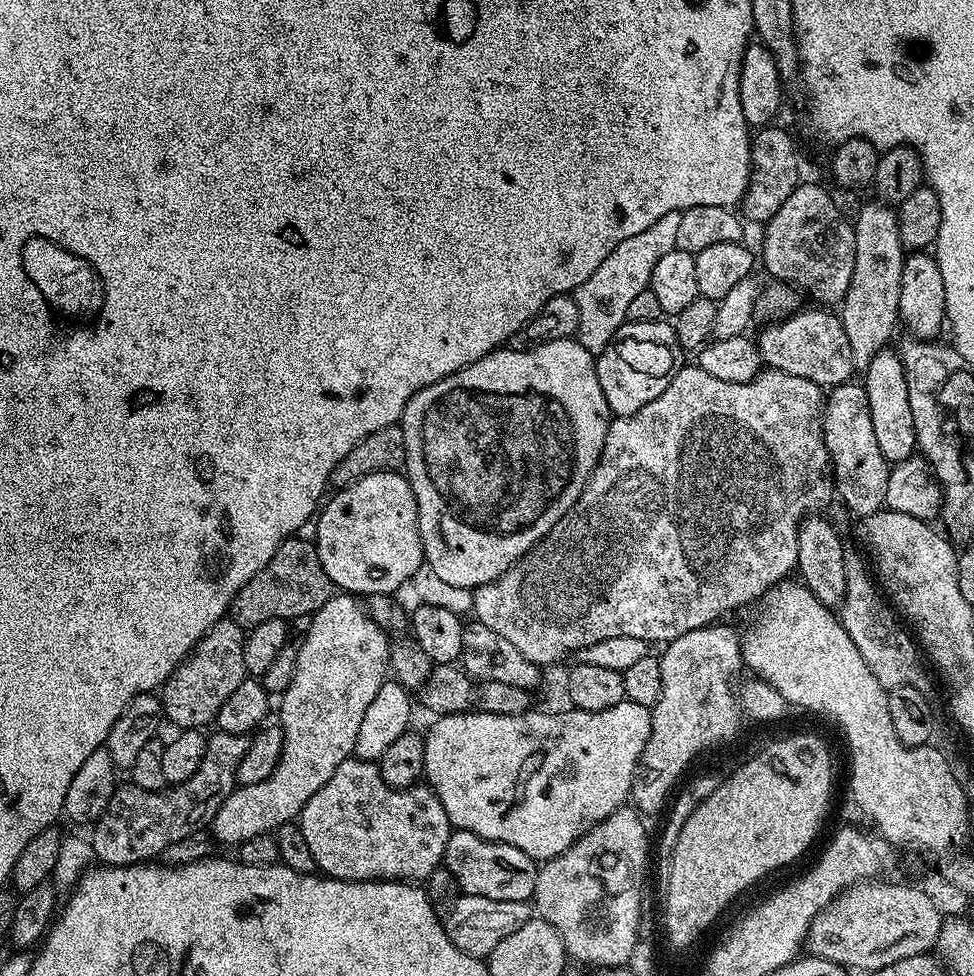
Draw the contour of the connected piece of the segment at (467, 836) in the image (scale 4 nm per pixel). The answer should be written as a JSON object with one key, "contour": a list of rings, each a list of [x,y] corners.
{"contour":[[[453,831],[450,842],[446,842],[443,867],[458,878],[460,891],[466,896],[522,902],[531,901],[536,895],[537,861],[514,846],[500,844],[496,840],[483,840],[472,832]]]}

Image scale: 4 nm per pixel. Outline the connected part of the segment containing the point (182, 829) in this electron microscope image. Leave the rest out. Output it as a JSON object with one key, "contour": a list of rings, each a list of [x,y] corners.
{"contour":[[[213,731],[213,736],[207,737],[208,745],[206,754],[202,758],[202,766],[194,770],[186,782],[165,786],[159,792],[142,790],[137,784],[131,782],[121,783],[114,790],[110,802],[103,812],[96,817],[90,843],[92,855],[101,865],[113,868],[124,868],[127,864],[143,864],[155,861],[163,857],[166,846],[174,846],[174,842],[182,842],[182,838],[192,836],[201,831],[218,814],[222,802],[231,794],[233,788],[237,787],[236,775],[238,774],[238,762],[242,762],[242,754],[248,749],[248,736],[235,736],[225,732]]]}

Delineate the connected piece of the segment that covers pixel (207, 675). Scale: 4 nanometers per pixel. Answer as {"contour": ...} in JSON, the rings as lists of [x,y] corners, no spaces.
{"contour":[[[225,618],[211,628],[192,651],[181,660],[178,667],[168,676],[168,681],[159,693],[160,703],[164,705],[164,720],[177,724],[177,729],[203,729],[204,724],[215,721],[222,702],[230,698],[238,682],[246,679],[244,670],[245,629],[240,628],[231,618]]]}

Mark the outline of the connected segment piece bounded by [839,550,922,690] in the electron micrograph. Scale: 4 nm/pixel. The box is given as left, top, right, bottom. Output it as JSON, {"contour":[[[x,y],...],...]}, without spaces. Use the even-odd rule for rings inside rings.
{"contour":[[[848,550],[844,554],[846,603],[839,613],[840,622],[850,634],[850,638],[854,638],[854,646],[858,646],[858,654],[862,654],[862,658],[866,658],[866,666],[870,666],[870,670],[874,670],[874,678],[878,678],[878,682],[885,690],[919,685],[921,683],[919,681],[921,649],[918,647],[913,633],[905,627],[901,617],[894,611],[893,605],[882,595],[877,581],[870,575],[861,553],[856,552]]]}

